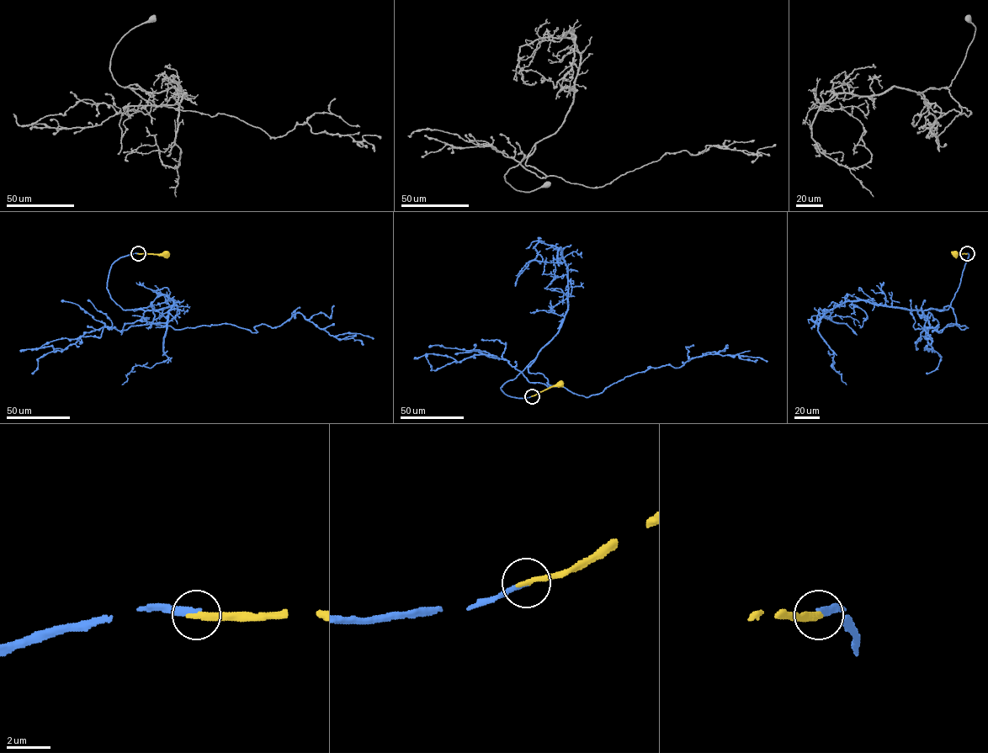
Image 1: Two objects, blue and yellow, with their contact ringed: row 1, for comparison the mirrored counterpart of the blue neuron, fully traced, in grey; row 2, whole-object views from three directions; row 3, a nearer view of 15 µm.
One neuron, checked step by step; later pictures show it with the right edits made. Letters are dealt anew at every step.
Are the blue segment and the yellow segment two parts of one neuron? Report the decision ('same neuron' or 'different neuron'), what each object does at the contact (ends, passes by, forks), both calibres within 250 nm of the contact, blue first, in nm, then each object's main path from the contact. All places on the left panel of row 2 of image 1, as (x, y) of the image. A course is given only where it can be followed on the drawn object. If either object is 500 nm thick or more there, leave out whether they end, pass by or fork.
same neuron; blue ends there; yellow ends there; 260 nm thick on the blue side, 320 nm on the other; blue runs (138, 253), (107, 287), (123, 310), (152, 305), (154, 324), (256, 332), (299, 313), (374, 338); yellow runs (138, 253), (166, 253)

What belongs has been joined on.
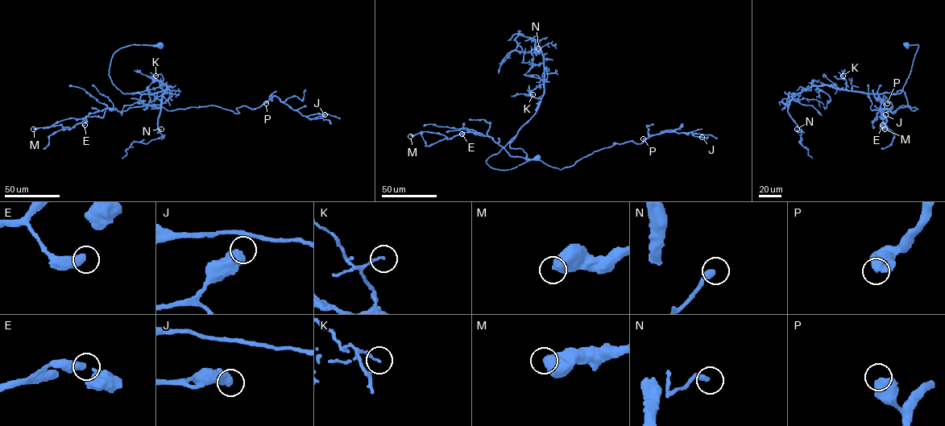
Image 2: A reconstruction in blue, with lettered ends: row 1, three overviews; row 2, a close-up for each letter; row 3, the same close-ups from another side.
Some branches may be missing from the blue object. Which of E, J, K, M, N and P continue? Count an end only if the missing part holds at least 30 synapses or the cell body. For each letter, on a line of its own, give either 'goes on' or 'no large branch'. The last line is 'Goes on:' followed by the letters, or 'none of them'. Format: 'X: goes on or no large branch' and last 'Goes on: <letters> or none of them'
E: no large branch
J: no large branch
K: no large branch
M: no large branch
N: no large branch
P: no large branch
Goes on: none of them

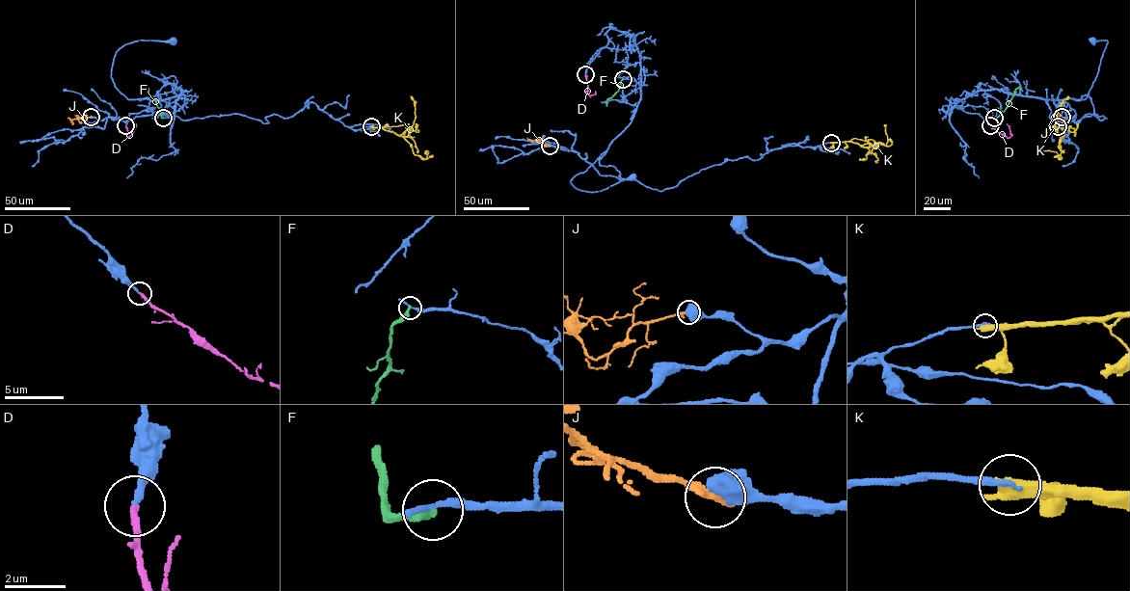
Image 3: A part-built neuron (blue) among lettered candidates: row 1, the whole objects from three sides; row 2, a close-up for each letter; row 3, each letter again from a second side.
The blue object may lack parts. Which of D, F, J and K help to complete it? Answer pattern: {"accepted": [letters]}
{"accepted": ["D"]}

